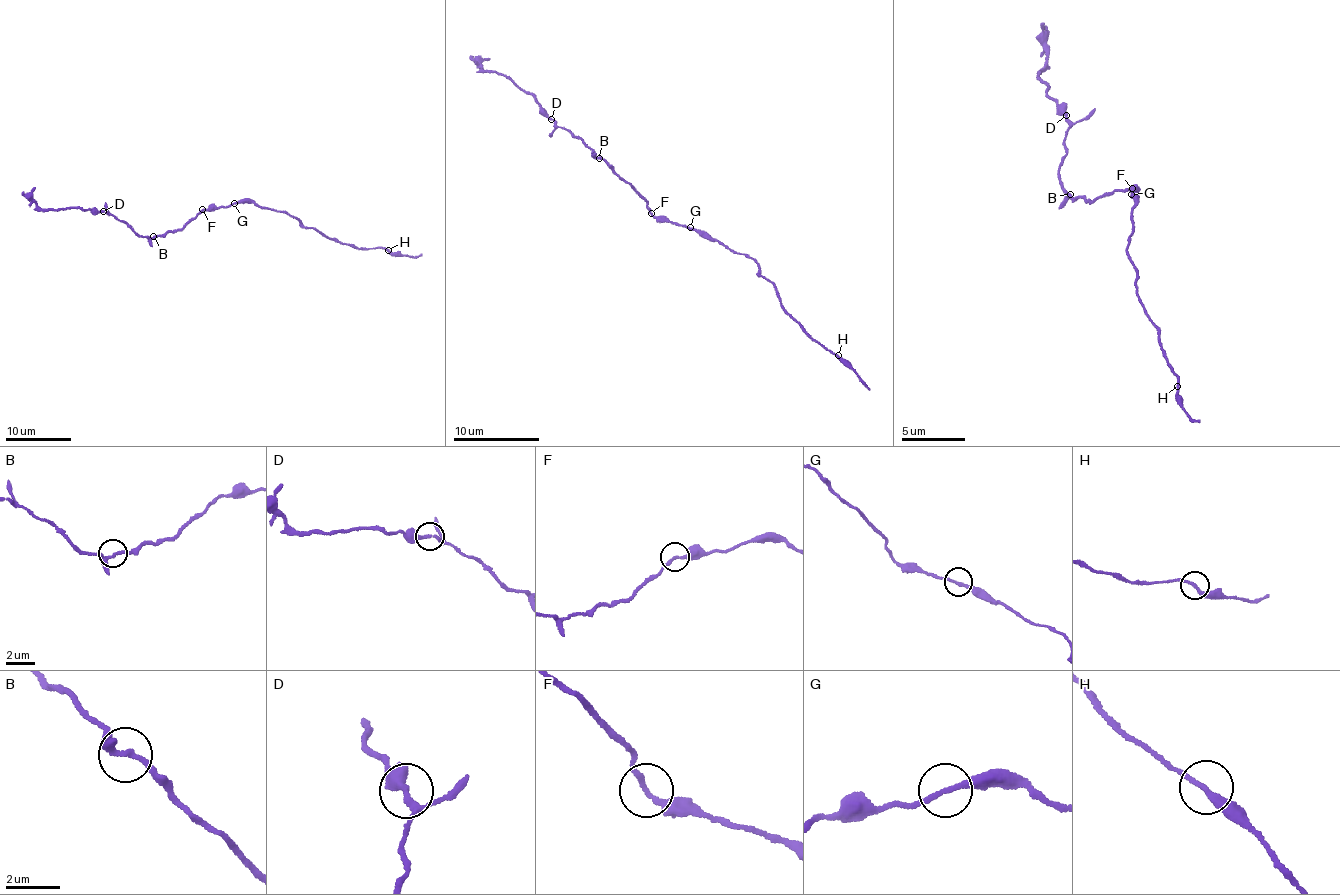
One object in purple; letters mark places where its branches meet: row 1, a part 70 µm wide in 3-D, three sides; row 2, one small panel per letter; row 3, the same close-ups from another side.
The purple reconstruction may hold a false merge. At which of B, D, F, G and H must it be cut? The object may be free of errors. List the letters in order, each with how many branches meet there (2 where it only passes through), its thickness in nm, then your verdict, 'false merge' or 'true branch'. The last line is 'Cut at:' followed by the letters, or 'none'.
B: branches 3; calibre 180 nm; true branch
D: branches 3; calibre 180 nm; true branch
F: branches 2; calibre 180 nm; true branch
G: branches 2; calibre 190 nm; true branch
H: branches 2; calibre 190 nm; true branch
Cut at: none

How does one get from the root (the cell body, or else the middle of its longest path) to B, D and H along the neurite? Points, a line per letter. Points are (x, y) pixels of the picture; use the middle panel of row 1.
B: (668, 219), (650, 214), (645, 196), (599, 158)
D: (668, 219), (650, 214), (645, 196), (580, 140), (551, 120)
H: (668, 219), (754, 259), (760, 274), (771, 281), (786, 312), (814, 340), (838, 355)

